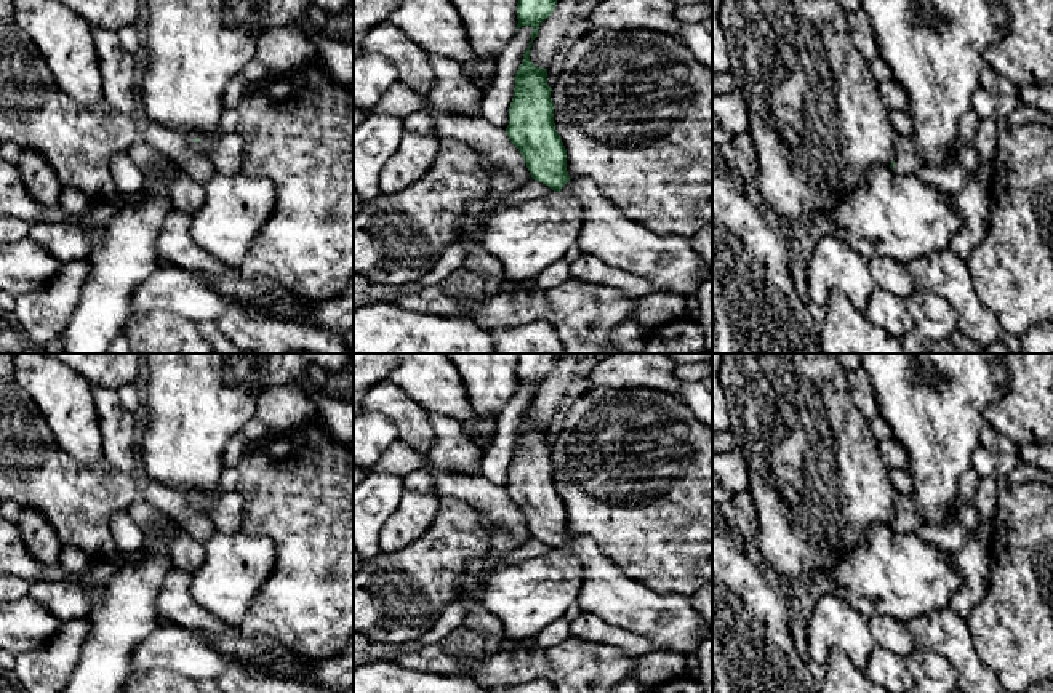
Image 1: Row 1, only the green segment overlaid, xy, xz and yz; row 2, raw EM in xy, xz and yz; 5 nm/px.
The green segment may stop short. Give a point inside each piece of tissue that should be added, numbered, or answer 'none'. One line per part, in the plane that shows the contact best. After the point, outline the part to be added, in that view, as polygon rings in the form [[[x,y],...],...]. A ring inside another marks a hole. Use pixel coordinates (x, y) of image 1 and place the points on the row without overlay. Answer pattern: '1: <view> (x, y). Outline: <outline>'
1: xz (669, 621). Outline: [[[586,535],[570,536],[560,552],[576,555],[584,567],[576,599],[583,611],[639,634],[659,648],[696,653],[704,618],[693,608],[691,597],[658,594],[629,579]]]

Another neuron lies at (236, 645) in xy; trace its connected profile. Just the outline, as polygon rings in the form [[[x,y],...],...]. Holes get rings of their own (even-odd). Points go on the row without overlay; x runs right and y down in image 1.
[[[242,632],[198,634],[229,659],[269,663],[280,675],[307,672],[318,661],[298,658],[294,653],[264,635],[243,635]]]

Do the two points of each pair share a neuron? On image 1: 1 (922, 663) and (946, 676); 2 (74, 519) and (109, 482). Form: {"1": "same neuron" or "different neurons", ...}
{"1": "same neuron", "2": "same neuron"}

